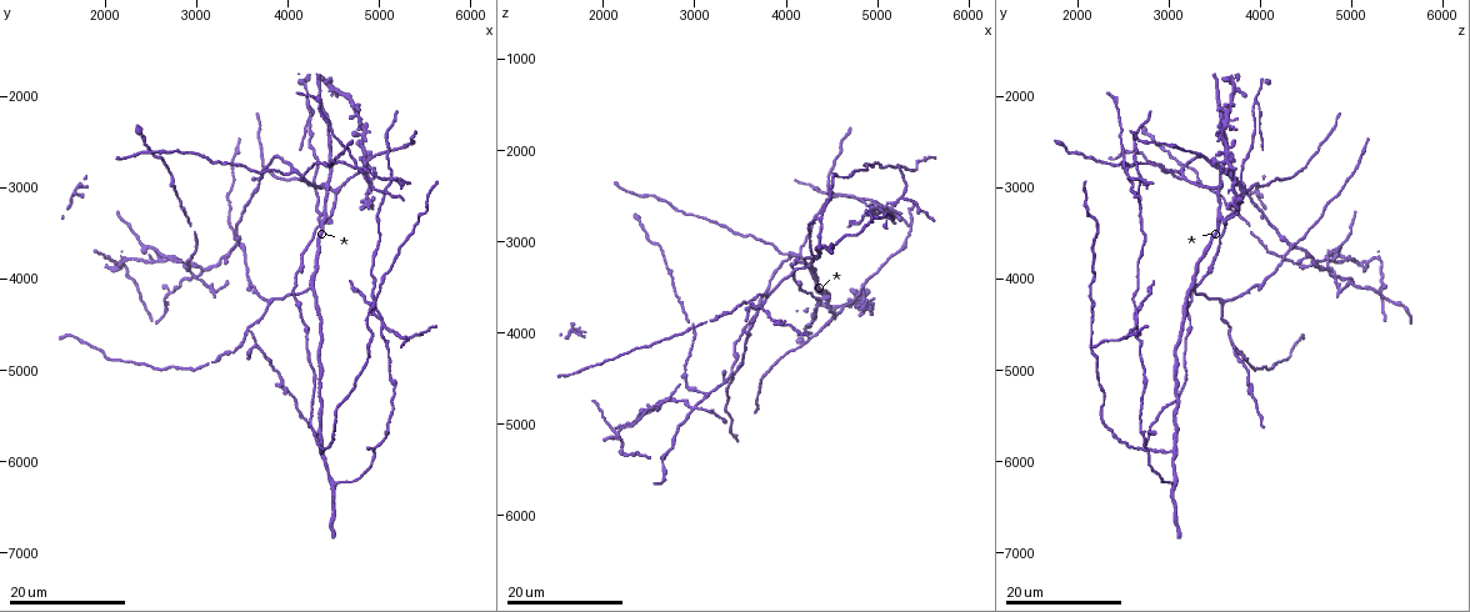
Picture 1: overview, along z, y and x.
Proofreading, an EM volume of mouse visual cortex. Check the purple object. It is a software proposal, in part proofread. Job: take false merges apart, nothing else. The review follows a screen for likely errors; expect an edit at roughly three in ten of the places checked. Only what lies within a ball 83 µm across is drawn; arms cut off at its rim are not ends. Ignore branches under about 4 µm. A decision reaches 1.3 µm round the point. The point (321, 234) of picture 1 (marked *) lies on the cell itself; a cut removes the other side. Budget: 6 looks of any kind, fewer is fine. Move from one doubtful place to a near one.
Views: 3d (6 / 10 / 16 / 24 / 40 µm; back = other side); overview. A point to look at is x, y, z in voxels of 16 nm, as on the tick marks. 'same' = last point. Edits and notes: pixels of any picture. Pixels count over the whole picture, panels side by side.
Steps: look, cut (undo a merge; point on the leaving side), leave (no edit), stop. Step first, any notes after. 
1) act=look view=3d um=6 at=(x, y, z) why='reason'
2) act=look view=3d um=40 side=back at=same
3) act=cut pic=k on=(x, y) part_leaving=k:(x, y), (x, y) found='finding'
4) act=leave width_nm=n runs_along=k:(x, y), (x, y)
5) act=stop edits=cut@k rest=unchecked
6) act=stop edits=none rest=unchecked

act=look view=3d um=24 at=(4250, 4100, 3300) why='three arms meet'

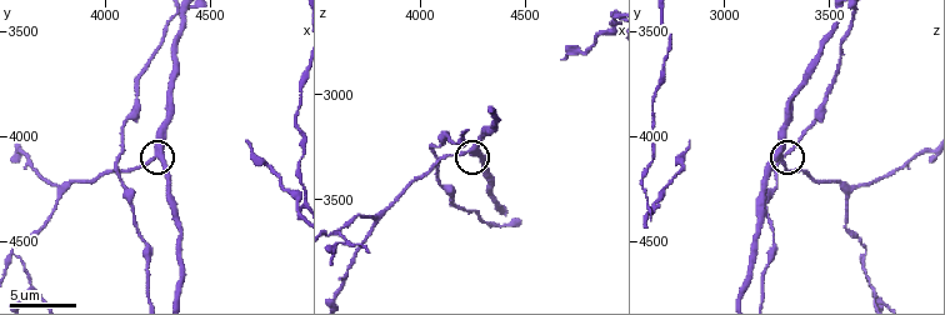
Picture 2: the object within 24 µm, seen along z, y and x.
act=look view=3d um=6 at=(4240, 4110, 3270)

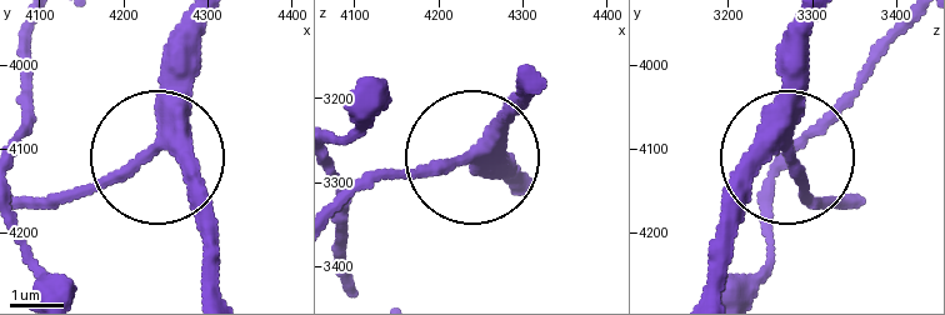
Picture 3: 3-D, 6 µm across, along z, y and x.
act=leave arms=3 runs_along=3:(199, 23), (163, 144), (50, 206) found='one cell here'

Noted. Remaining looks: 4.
act=look view=3d um=16 at=(4150, 2900, 3150) why='a fork'

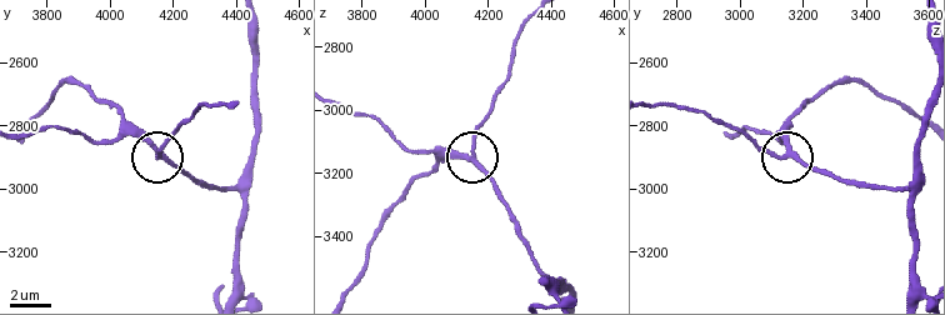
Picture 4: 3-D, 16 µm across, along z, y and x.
act=look view=3d um=6 at=(4140, 2880, 3160)

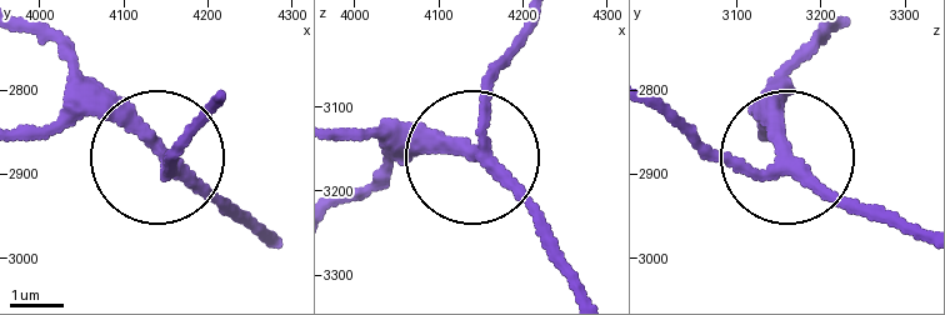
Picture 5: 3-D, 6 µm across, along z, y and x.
act=leave side_arm_um=93 runs_along=5:(920, 240), (799, 169), (785, 141), (794, 65) found='continuous, no second cell'

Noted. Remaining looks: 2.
act=look view=3d um=16 at=(5100, 4550, 2600) why='arms part here'

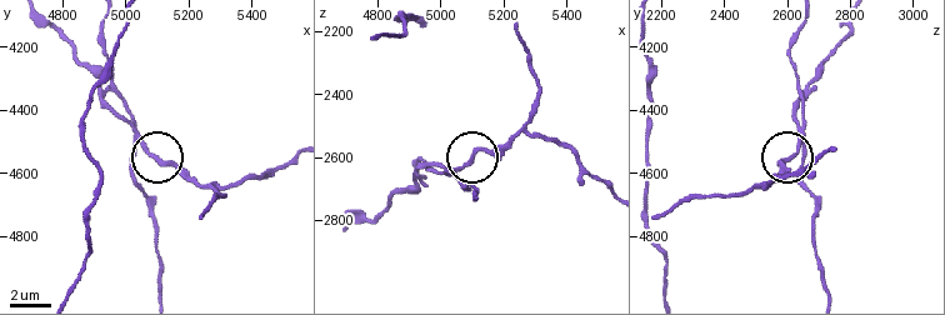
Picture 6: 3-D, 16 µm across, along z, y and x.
act=look view=3d um=6 at=(5040, 4500, 2640)

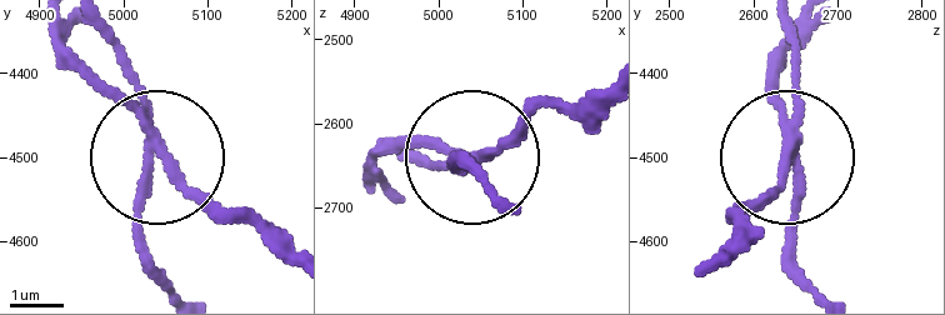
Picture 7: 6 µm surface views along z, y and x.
act=cut pic=7 on=(204, 195) arms=3 part_leaving=7:(154, 143), (208, 205), (288, 238) found='a second cell is stuck on'

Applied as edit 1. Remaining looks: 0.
act=stop edits=cut@7 rest=unchecked

